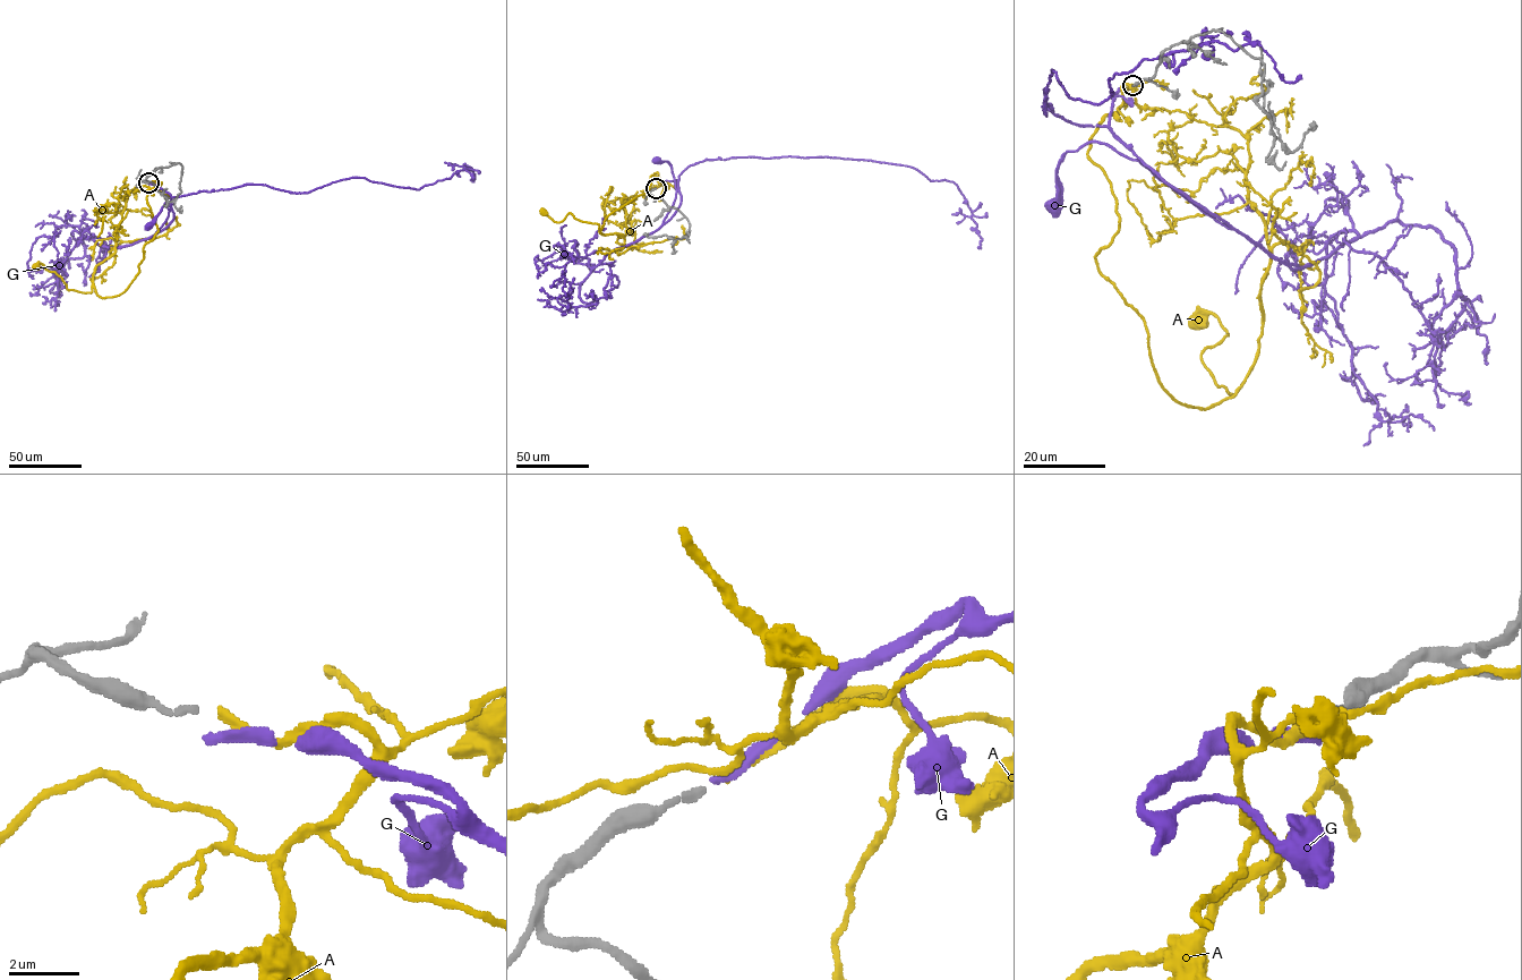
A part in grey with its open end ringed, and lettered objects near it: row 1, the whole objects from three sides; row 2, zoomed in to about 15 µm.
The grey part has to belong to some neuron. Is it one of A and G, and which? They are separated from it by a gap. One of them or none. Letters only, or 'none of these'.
A

